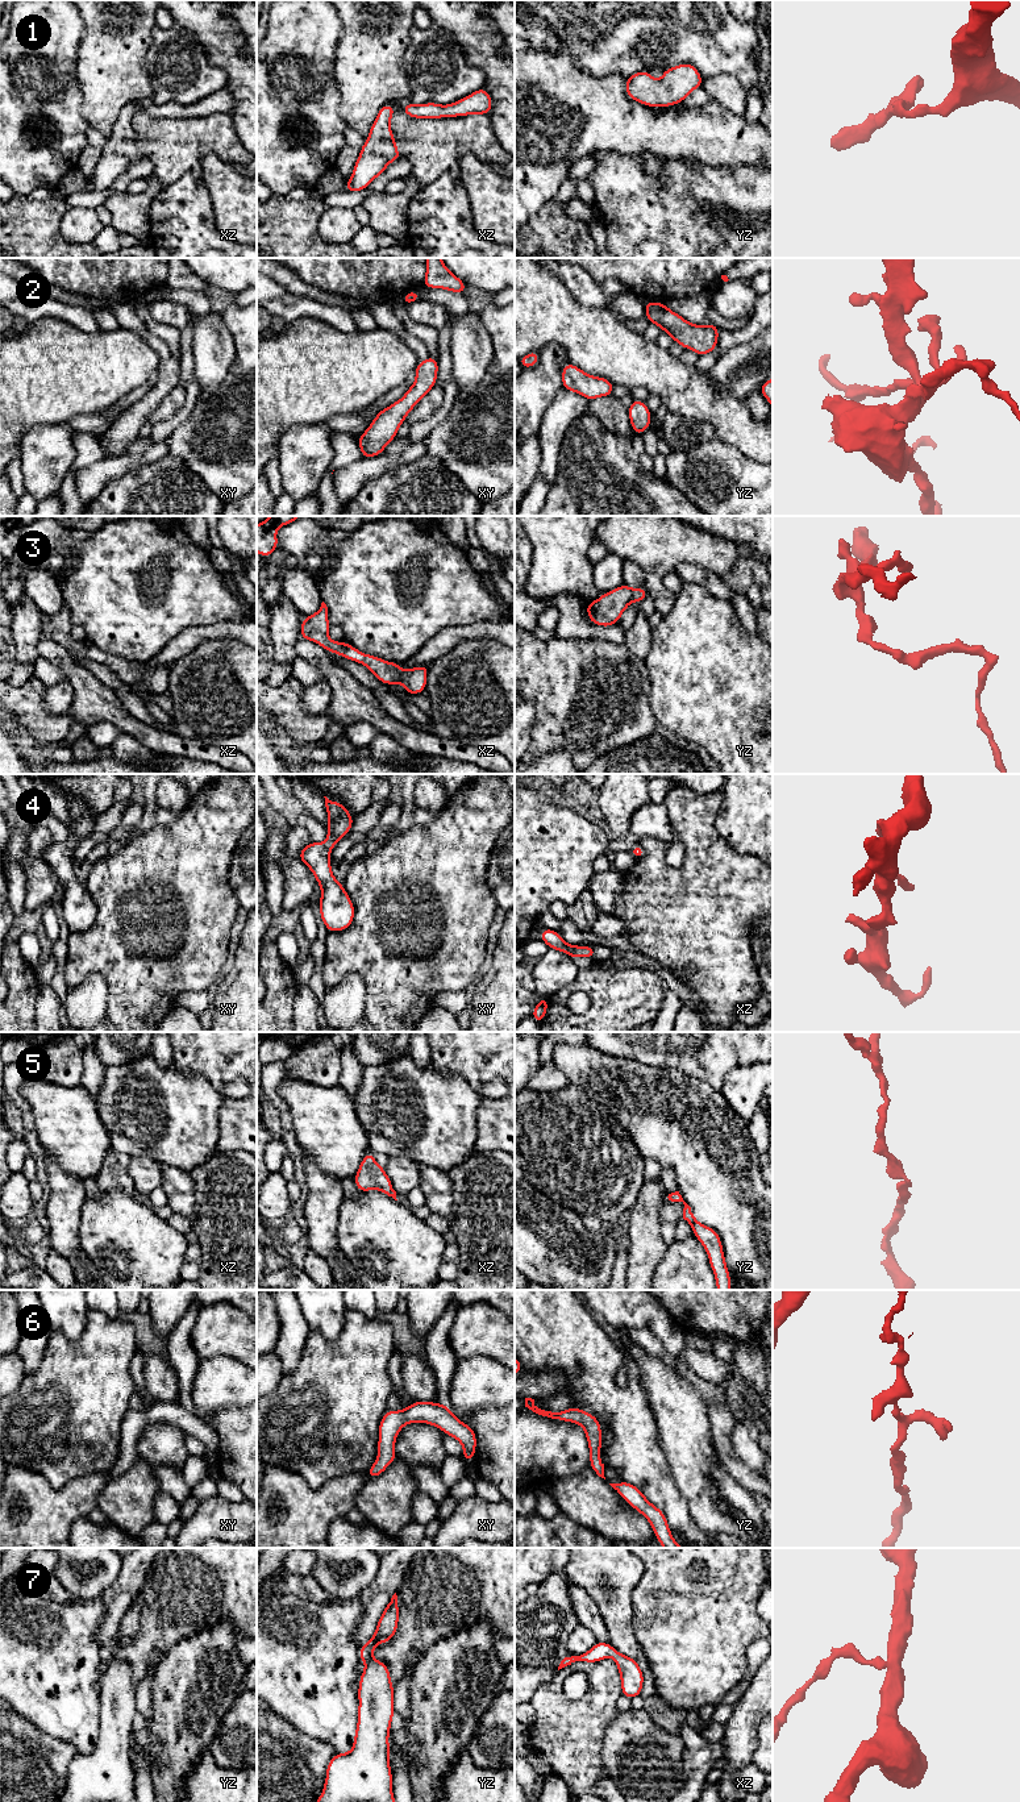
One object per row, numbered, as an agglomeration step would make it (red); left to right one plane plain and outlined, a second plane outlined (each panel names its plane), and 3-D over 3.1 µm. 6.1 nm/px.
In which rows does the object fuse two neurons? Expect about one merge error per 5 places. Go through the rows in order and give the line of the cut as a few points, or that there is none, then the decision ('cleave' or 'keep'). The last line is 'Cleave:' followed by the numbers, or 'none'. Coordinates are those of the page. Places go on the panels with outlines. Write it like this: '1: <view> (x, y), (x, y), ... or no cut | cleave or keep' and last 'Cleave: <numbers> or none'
1: no cut | keep
2: no cut | keep
3: no cut | keep
4: no cut | keep
5: no cut | keep
6: no cut | keep
7: no cut | keep
Cleave: none

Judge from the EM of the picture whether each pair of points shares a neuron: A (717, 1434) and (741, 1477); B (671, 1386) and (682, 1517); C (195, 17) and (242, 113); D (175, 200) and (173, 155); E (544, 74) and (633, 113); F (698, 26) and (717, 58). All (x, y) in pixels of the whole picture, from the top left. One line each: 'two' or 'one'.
A: one
B: two
C: one
D: two
E: one
F: one

